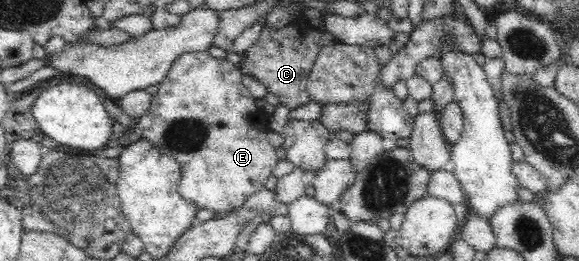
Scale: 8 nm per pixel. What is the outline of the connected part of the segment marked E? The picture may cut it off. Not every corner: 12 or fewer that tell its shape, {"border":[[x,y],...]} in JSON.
{"border":[[173,62],[143,138],[198,209],[238,210],[279,161],[238,66]]}

